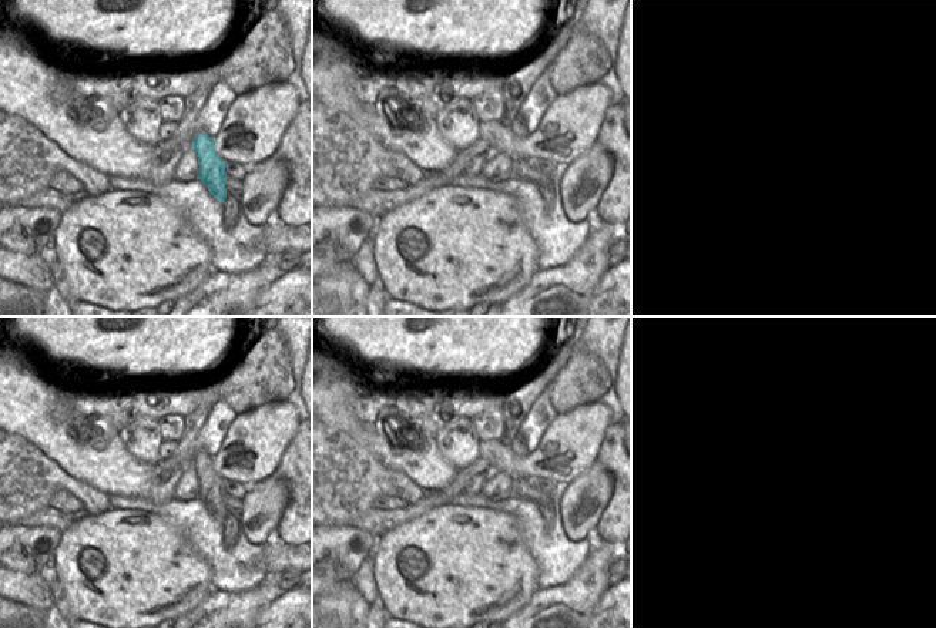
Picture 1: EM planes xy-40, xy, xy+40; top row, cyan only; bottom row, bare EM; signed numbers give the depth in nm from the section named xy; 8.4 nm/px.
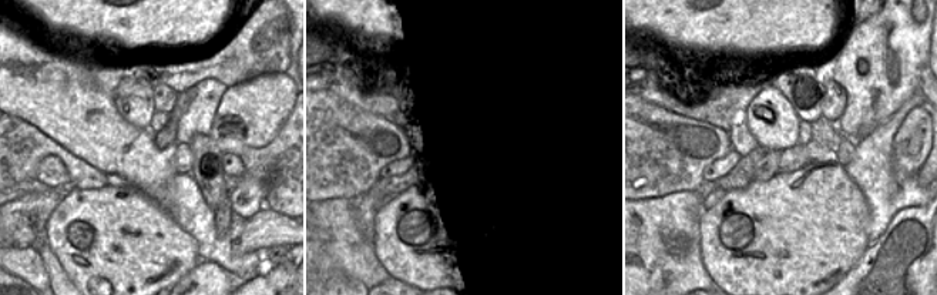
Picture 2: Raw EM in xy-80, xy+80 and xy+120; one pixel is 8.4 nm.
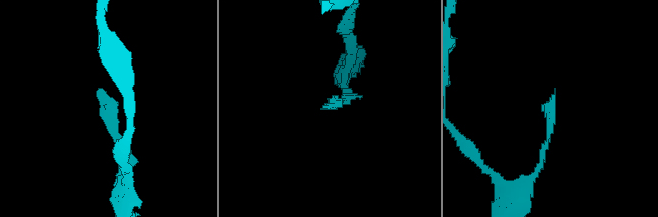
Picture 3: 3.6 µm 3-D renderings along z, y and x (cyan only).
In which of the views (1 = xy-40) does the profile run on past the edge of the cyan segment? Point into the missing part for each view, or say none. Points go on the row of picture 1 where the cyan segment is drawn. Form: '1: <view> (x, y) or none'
1: none

